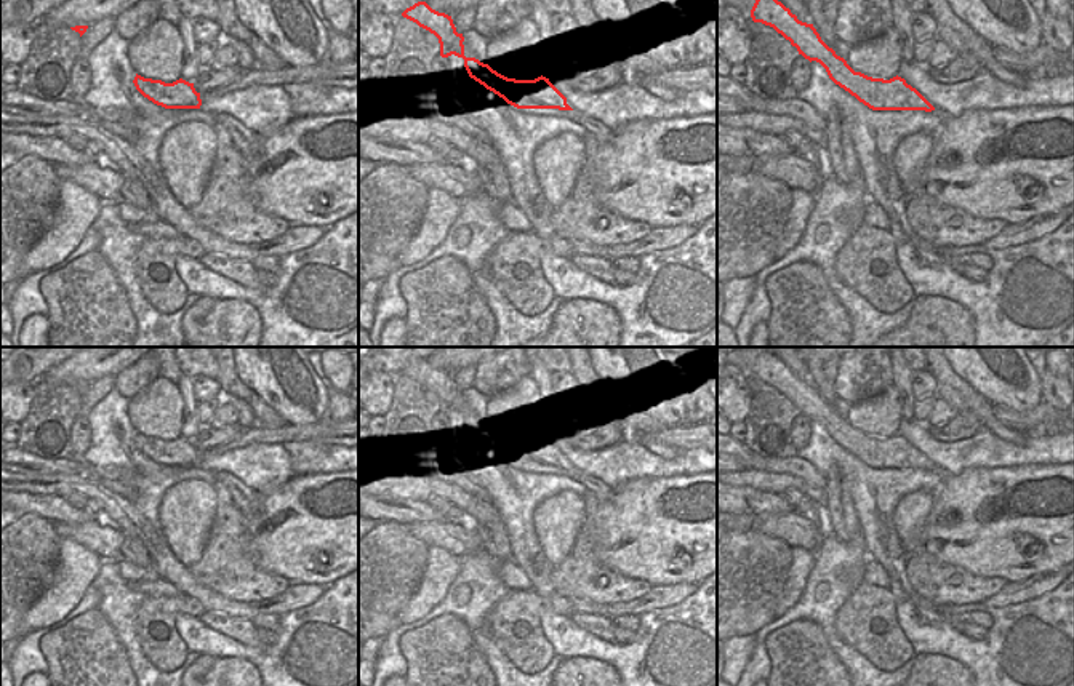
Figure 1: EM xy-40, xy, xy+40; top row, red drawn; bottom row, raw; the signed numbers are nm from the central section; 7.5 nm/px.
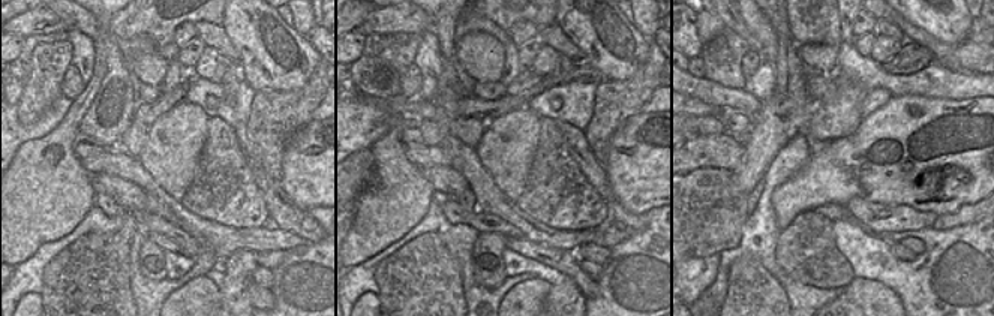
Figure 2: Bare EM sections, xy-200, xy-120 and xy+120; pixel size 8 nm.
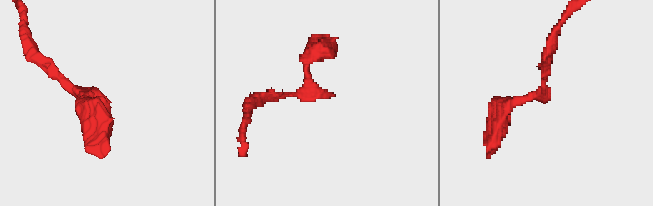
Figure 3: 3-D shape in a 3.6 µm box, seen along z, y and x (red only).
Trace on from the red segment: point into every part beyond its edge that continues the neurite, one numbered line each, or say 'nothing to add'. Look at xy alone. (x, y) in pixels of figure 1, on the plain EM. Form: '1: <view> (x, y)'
1: xy (596, 488)

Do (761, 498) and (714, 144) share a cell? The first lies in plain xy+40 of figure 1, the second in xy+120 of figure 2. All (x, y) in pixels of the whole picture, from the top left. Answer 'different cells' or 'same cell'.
different cells

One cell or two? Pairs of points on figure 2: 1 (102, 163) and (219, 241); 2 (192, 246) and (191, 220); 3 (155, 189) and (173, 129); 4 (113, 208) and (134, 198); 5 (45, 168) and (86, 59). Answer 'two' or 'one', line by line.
1: one
2: two
3: two
4: two
5: two

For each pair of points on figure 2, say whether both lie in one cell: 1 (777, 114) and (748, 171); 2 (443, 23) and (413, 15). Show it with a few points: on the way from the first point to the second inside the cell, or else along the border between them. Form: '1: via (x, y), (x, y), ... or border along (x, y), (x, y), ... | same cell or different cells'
1: border along (774, 98), (771, 123), (781, 129) | different cells
2: border along (428, 15), (432, 23), (429, 30) | different cells

